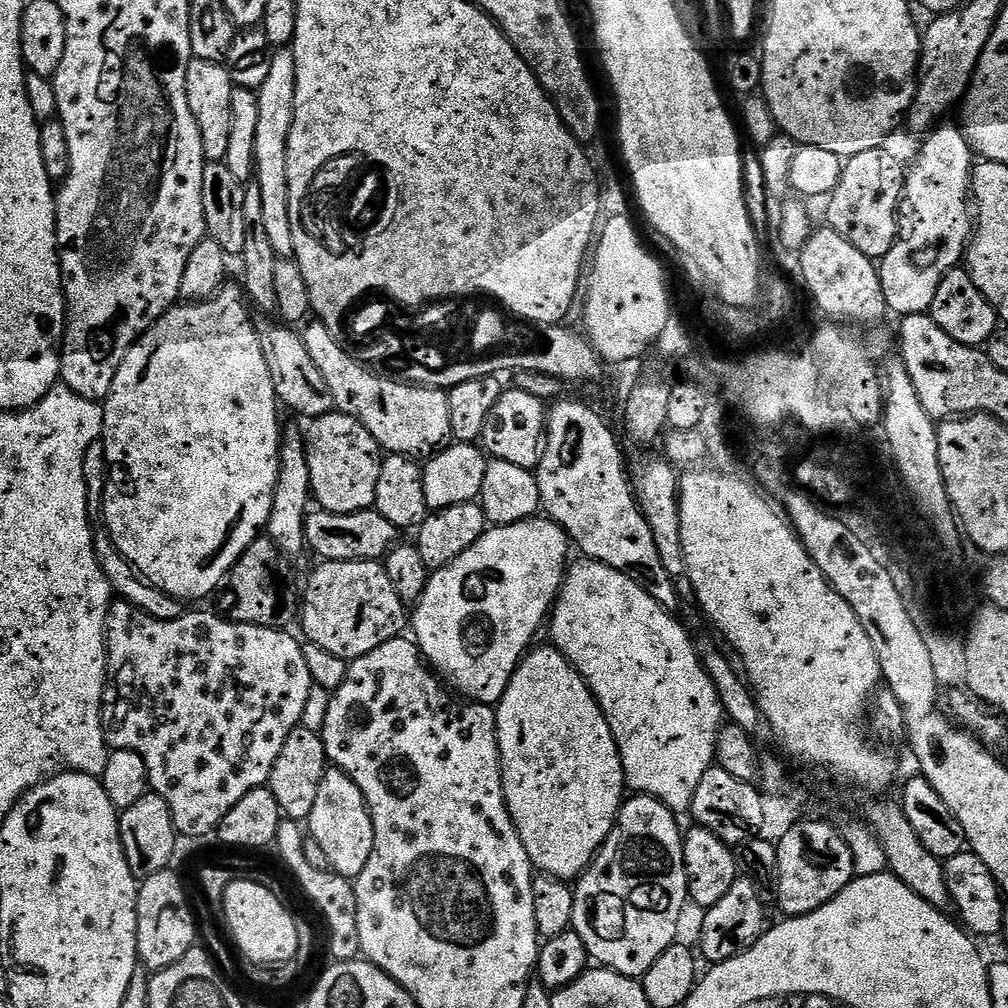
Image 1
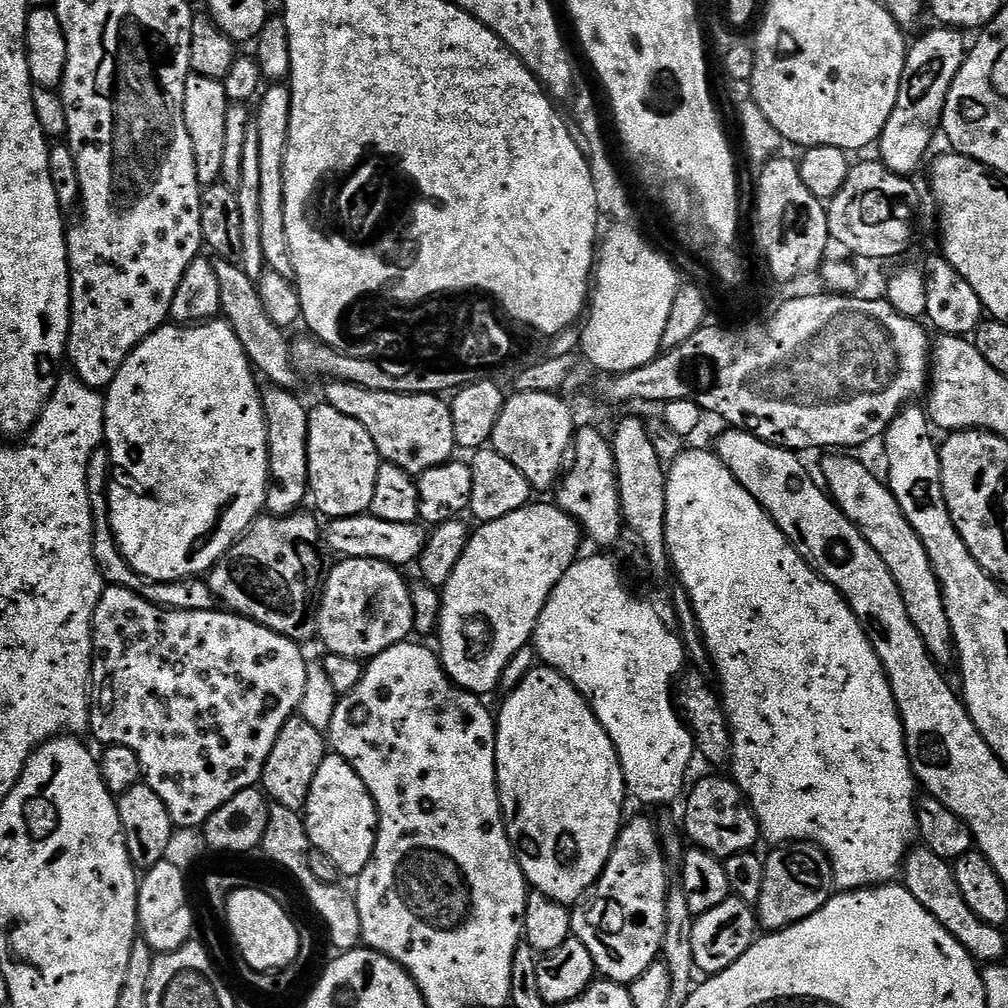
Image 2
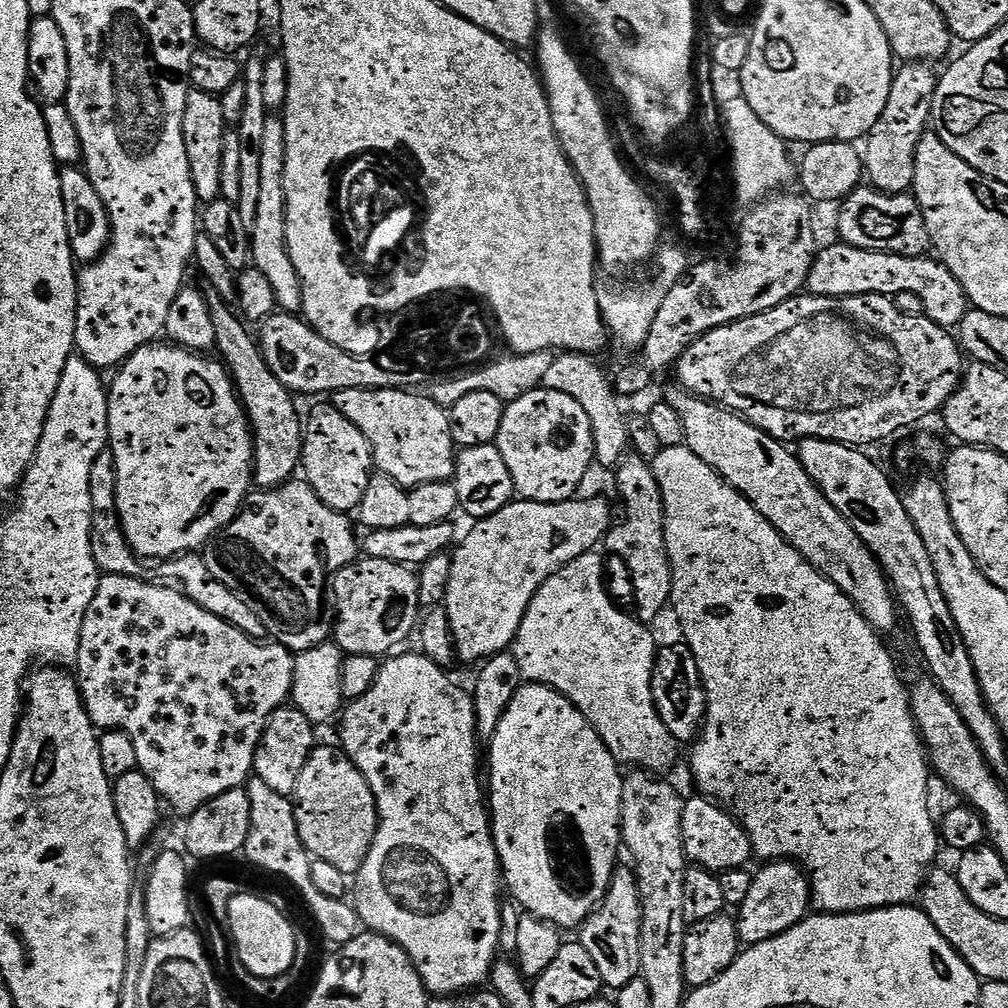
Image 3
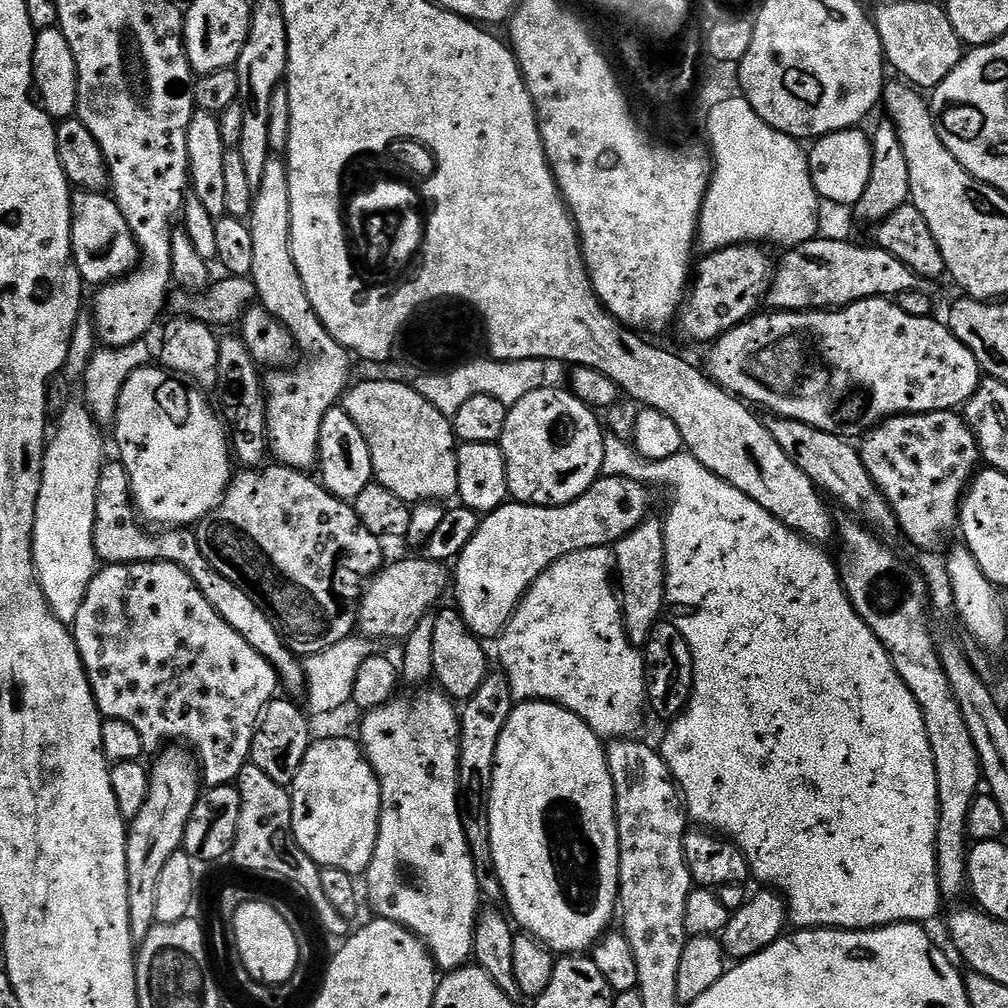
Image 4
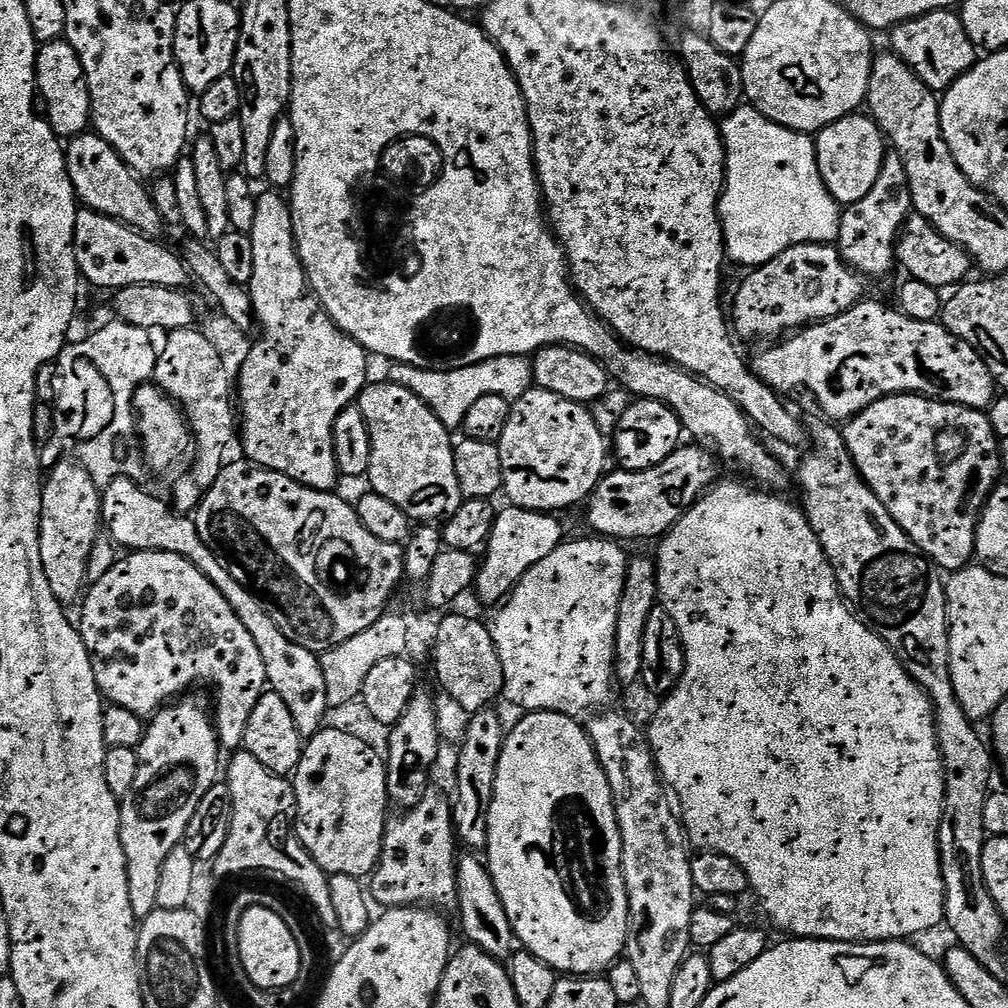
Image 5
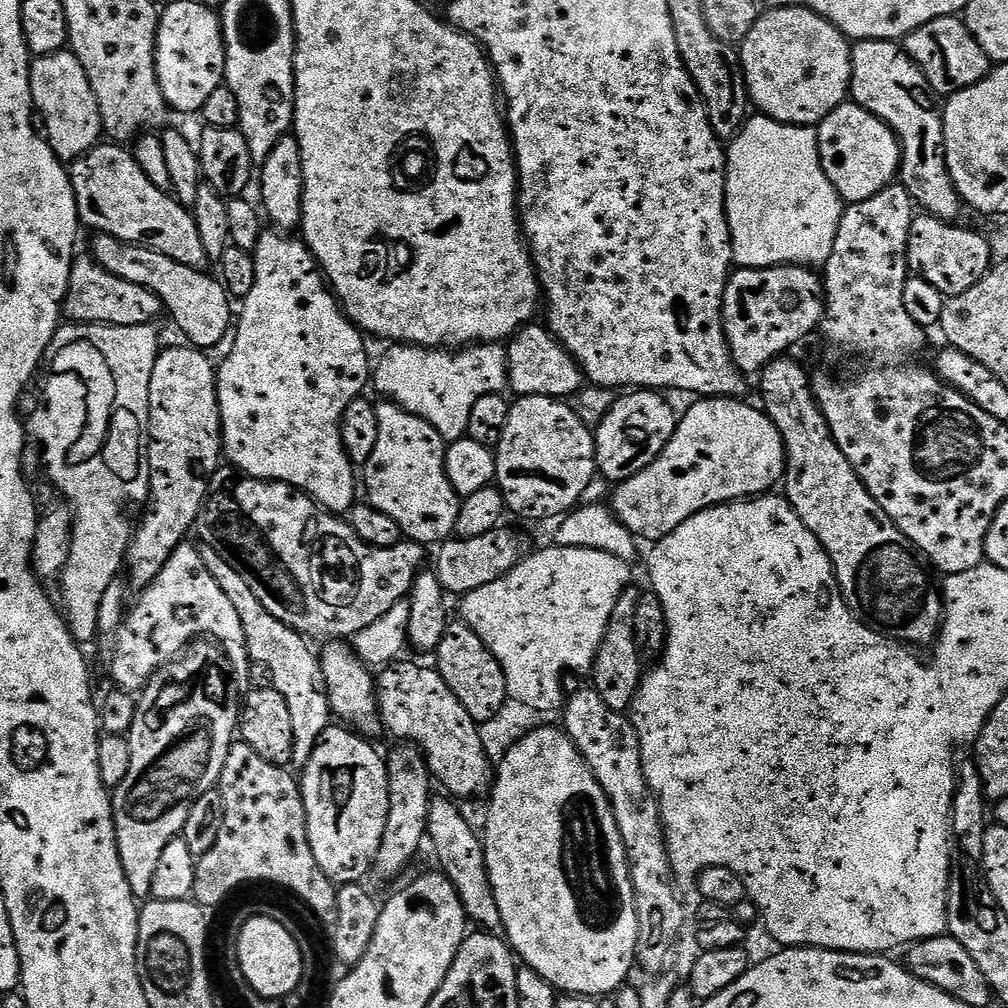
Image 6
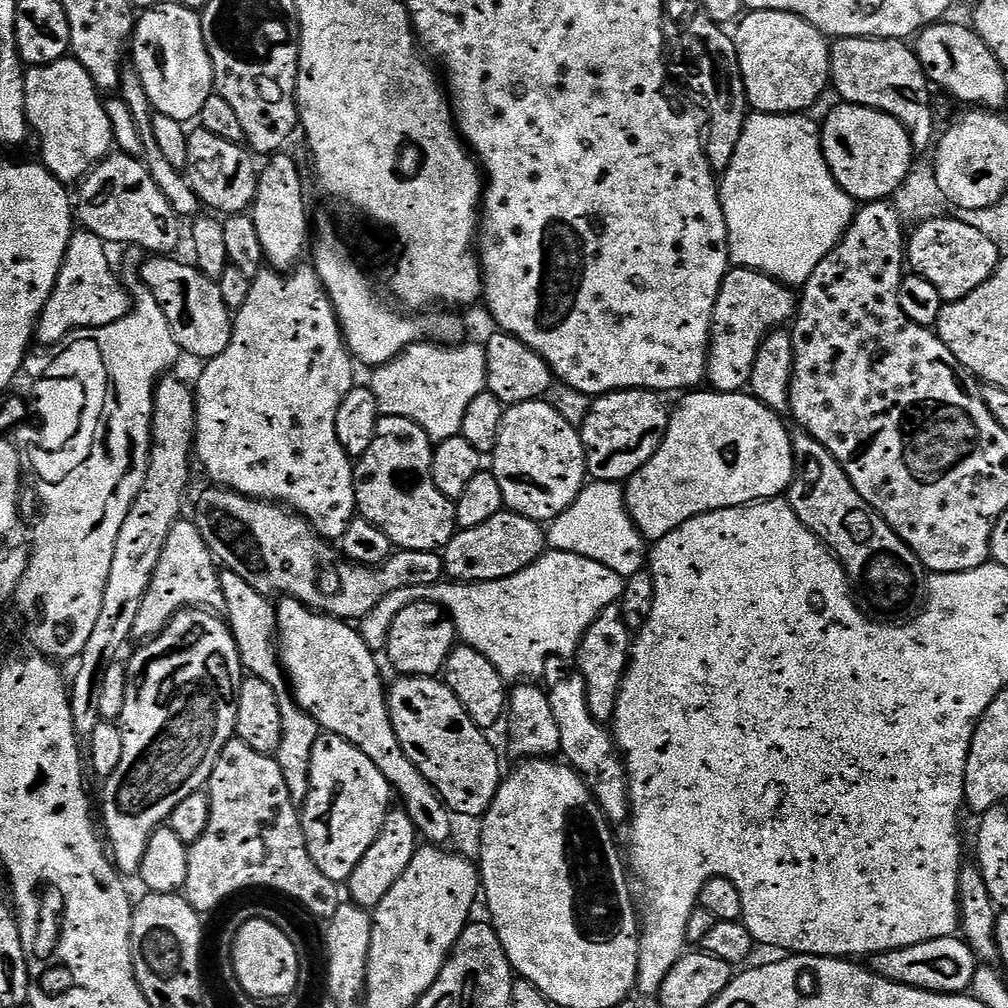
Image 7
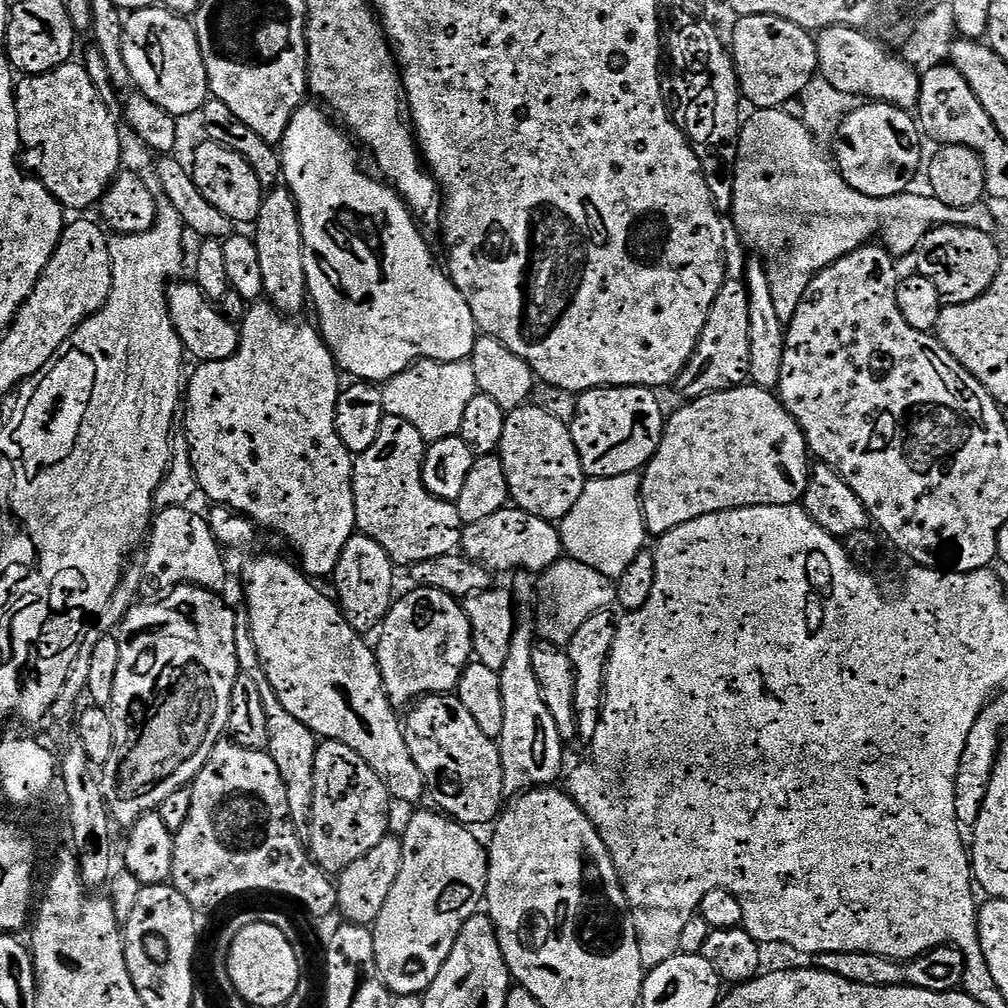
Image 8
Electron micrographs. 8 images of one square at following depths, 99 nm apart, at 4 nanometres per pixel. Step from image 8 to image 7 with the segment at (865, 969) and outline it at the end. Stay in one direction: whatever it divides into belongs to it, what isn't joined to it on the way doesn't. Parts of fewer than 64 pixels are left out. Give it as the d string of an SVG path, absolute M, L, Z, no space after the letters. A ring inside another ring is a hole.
M959 935L934 938L930 942L918 942L918 946L906 946L889 952L878 952L871 957L874 974L895 984L921 988L924 992L964 994L972 987L972 979L978 967L976 955Z

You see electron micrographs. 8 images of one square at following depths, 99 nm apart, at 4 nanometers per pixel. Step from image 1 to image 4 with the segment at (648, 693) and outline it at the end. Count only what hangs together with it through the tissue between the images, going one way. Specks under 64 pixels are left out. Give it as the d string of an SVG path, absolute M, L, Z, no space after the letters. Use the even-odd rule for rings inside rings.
M611 547L587 548L578 550L574 554L564 556L558 562L554 562L543 574L537 578L528 588L528 593L516 607L516 613L512 621L508 623L502 635L500 643L500 664L499 667L507 676L512 692L517 701L525 700L548 700L552 704L560 704L566 710L578 714L588 725L595 730L596 735L601 738L632 738L644 724L644 708L646 712L646 701L648 698L648 670L644 659L643 651L633 644L624 628L624 610L621 601L618 599L617 589L614 587L614 552Z

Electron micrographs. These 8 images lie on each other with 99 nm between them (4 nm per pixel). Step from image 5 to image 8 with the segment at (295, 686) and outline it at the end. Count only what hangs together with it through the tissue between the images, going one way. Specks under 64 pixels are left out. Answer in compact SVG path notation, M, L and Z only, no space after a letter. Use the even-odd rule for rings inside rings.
M247 611L236 612L235 642L241 673L254 678L254 682L258 682L259 692L262 693L262 703L266 706L266 722L270 726L270 738L266 751L270 758L274 758L274 766L278 766L278 774L282 774L282 782L286 786L286 802L290 802L292 825L297 832L307 833L312 827L312 811L314 810L314 758L318 738L302 722L298 722L294 714L289 714L286 706L282 706L282 702L278 702L278 694L274 694L274 686L270 686L270 678L266 678L264 663L258 658L258 646L254 646Z

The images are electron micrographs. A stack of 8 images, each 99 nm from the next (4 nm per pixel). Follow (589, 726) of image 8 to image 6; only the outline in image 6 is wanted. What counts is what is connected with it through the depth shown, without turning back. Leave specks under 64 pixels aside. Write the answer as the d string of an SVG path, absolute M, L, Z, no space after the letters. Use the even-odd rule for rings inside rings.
M629 586L618 598L618 603L614 606L614 614L610 614L610 626L602 638L590 673L592 679L590 684L596 689L598 698L602 698L602 702L606 702L610 710L623 713L631 709L642 679L642 661L638 654L638 646L634 643L634 614L638 611L641 595L641 589Z

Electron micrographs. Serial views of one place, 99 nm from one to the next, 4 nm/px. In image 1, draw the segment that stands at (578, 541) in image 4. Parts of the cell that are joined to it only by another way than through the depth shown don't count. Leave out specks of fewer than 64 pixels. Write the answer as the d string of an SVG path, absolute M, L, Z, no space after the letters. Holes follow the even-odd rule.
M531 518L512 525L489 527L482 538L470 546L470 550L458 554L458 558L445 568L437 568L429 575L422 598L411 609L410 632L412 628L411 635L420 655L449 689L455 690L468 702L489 706L500 703L508 679L533 647L536 631L543 624L545 627L560 587L564 585L570 564L568 548L568 535L553 520Z

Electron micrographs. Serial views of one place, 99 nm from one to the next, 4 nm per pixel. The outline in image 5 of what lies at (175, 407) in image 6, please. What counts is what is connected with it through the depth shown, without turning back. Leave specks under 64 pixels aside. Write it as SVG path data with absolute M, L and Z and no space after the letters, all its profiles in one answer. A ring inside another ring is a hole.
M195 327L180 328L167 333L168 340L159 349L156 357L154 383L182 409L187 425L194 437L196 465L172 488L175 511L181 514L195 513L200 507L204 493L216 481L226 463L224 455L232 444L232 435L238 432L238 412L228 399L234 396L234 380L224 369L224 360L216 344L208 336L196 332Z

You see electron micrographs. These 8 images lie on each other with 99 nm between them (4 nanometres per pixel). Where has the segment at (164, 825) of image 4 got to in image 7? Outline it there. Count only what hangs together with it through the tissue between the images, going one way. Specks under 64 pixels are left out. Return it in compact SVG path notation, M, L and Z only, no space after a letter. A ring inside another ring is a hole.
M183 608L174 619L168 623L162 631L158 633L158 635L151 637L147 642L141 643L139 645L140 649L137 650L136 653L132 656L132 661L127 661L126 667L128 669L128 681L126 682L126 706L122 706L122 714L120 715L120 719L118 721L120 726L120 733L122 734L122 762L118 762L118 770L114 770L114 774L110 774L103 781L104 784L104 824L102 820L102 828L106 833L106 840L108 843L108 848L110 854L113 858L113 863L117 867L117 871L120 872L121 875L128 877L132 875L137 875L140 870L142 858L145 857L146 846L149 845L150 838L152 837L153 832L156 831L157 828L167 825L171 818L171 815L174 813L175 807L178 806L180 802L185 801L186 798L189 798L190 794L194 794L195 792L201 791L207 785L208 779L212 777L212 771L214 770L214 766L218 762L218 754L222 754L222 746L226 746L226 742L230 742L236 734L236 719L238 718L238 698L240 697L240 683L244 681L245 678L245 670L244 665L240 663L240 655L238 654L238 646L234 642L234 638L232 637L231 630L228 629L227 623L223 619L220 620L215 611L205 610L203 608Z

